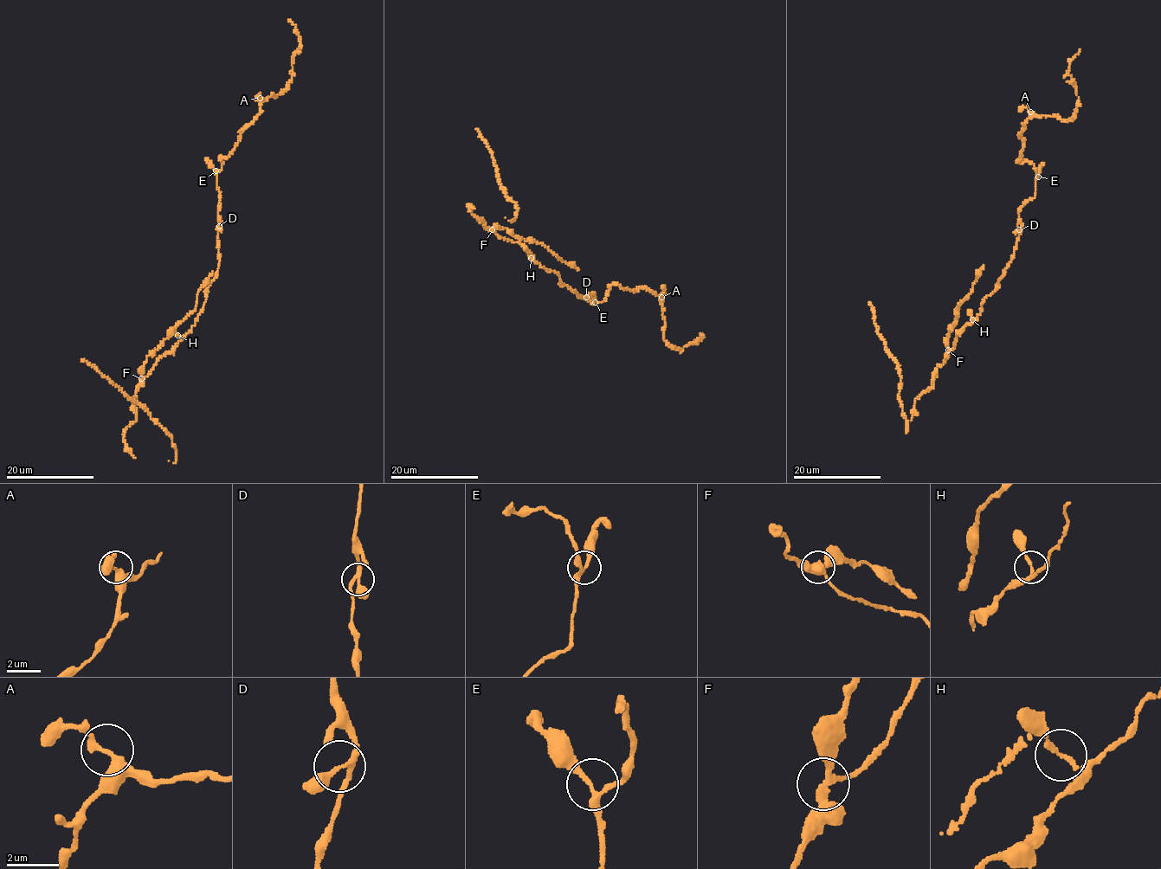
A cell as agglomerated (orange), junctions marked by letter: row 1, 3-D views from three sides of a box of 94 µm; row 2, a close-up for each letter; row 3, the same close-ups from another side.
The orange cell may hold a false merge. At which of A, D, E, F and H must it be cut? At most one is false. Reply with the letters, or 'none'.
F

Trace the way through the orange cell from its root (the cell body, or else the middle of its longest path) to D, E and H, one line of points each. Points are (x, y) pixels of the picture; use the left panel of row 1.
D: (219, 255), (218, 227)
E: (219, 255), (217, 226), (221, 193), (216, 170)
H: (219, 255), (218, 276), (206, 289), (203, 309), (198, 314), (190, 330), (183, 337), (177, 335)

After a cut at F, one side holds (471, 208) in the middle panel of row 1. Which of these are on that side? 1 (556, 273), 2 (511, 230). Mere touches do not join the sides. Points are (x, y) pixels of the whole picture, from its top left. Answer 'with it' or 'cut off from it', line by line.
1: with it
2: cut off from it

